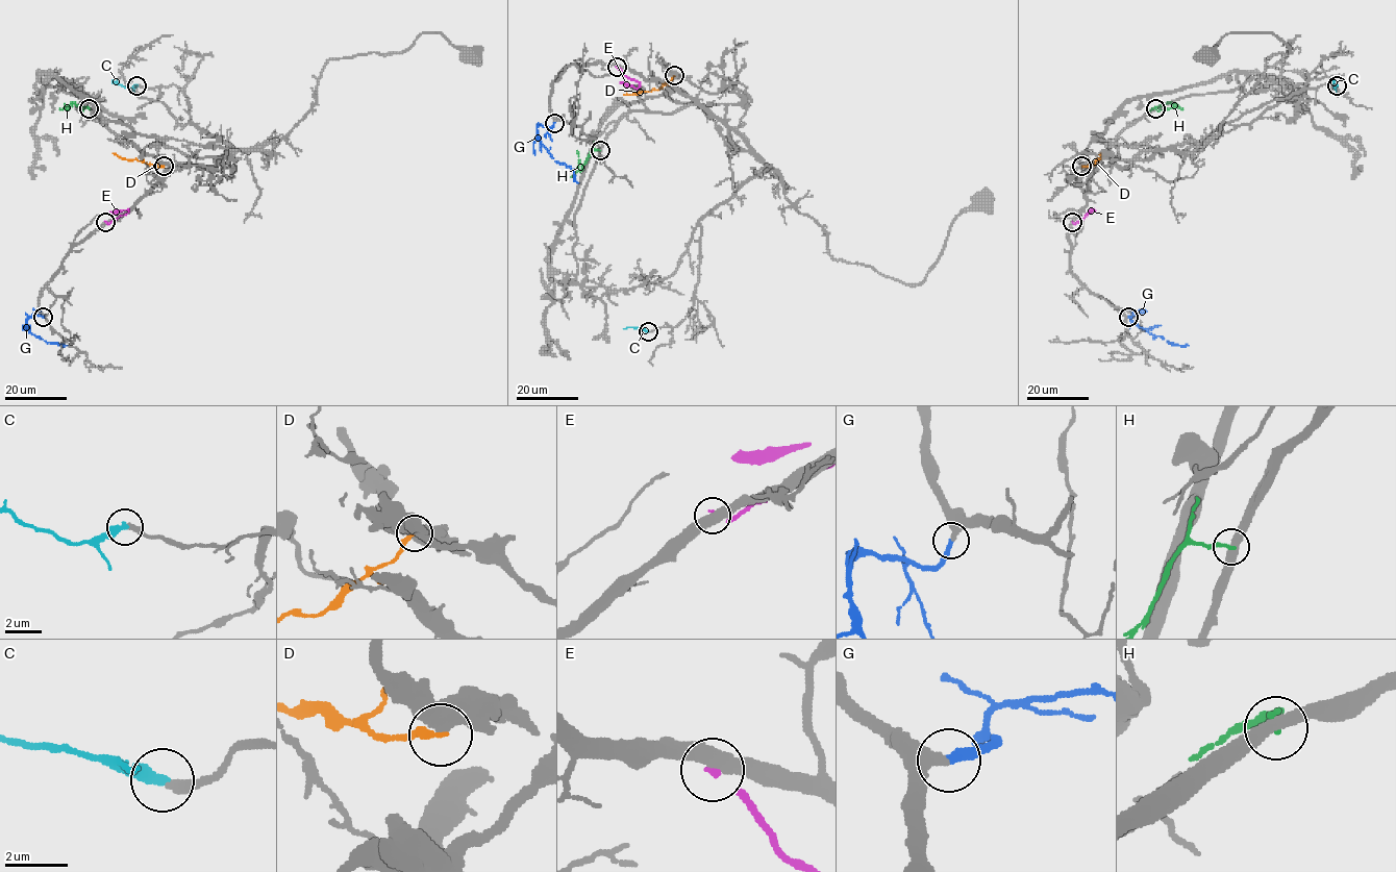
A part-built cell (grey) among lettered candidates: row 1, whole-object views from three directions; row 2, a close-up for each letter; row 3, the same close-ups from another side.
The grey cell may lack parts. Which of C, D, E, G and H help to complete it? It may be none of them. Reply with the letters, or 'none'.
C, G

